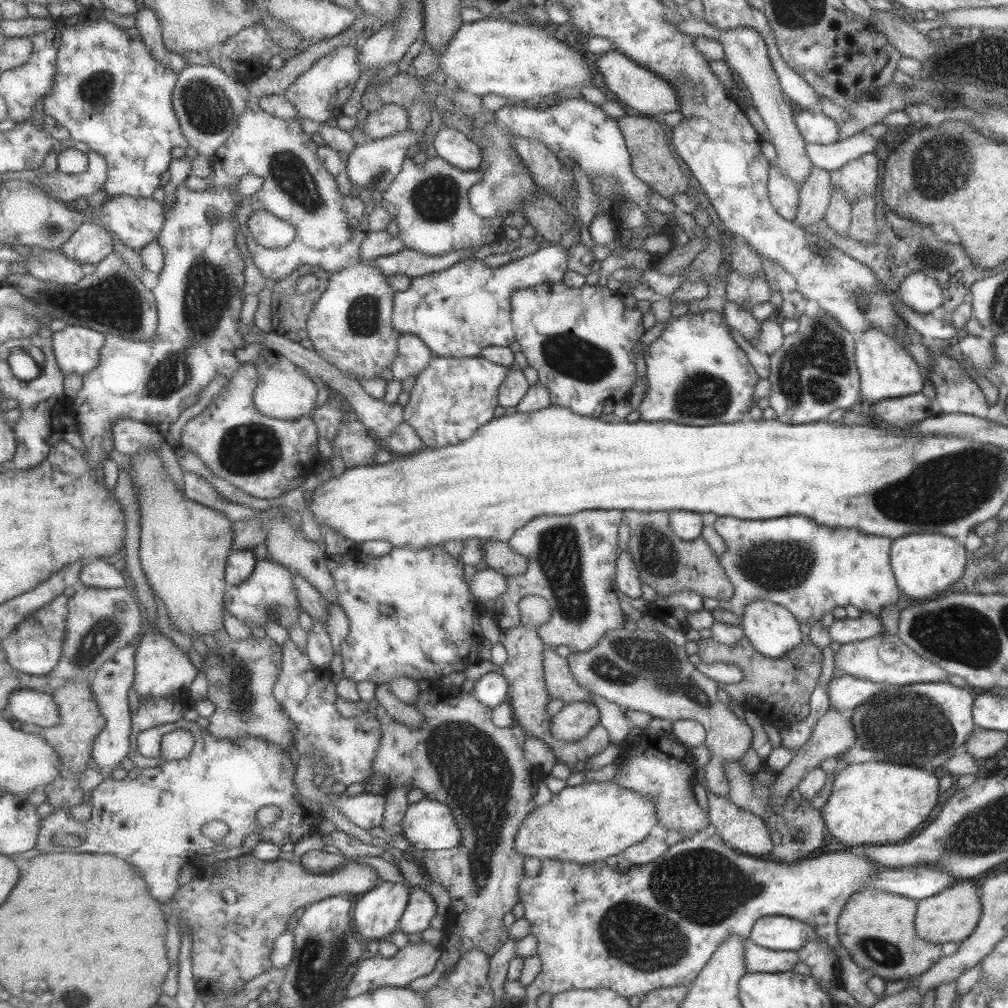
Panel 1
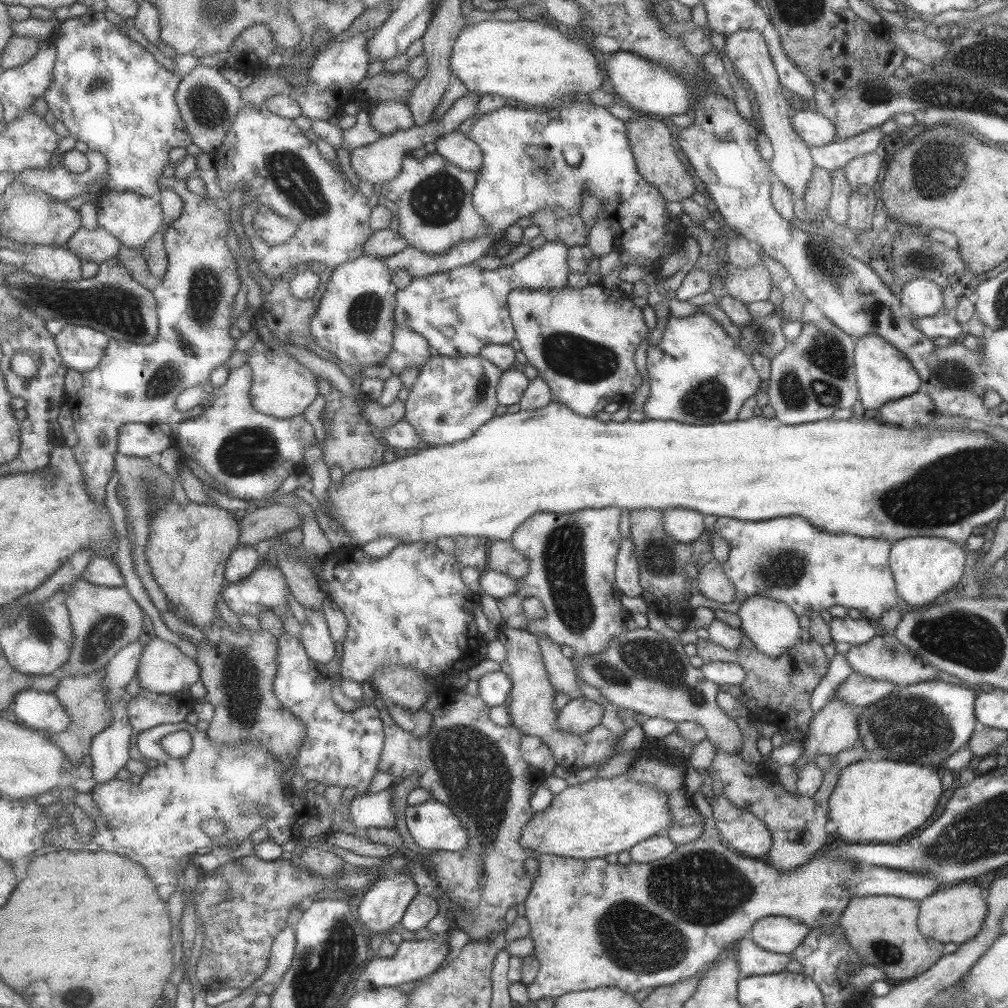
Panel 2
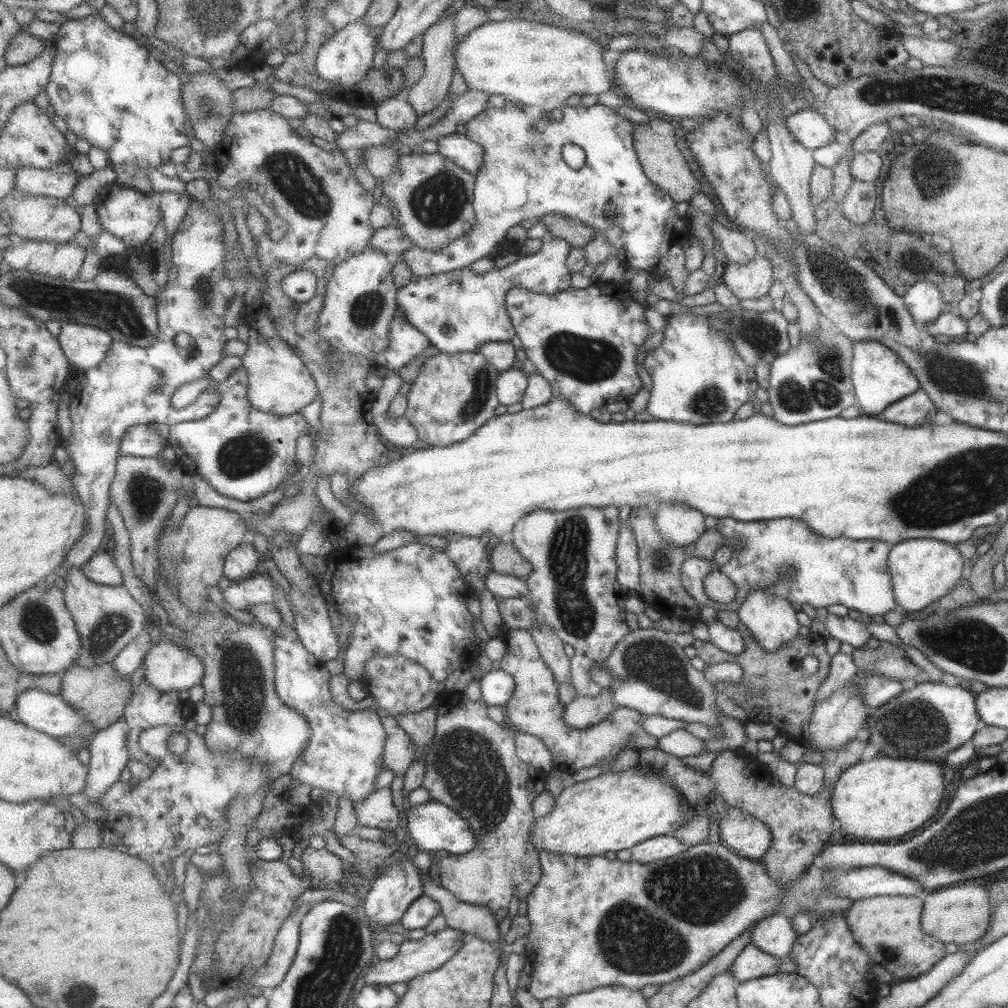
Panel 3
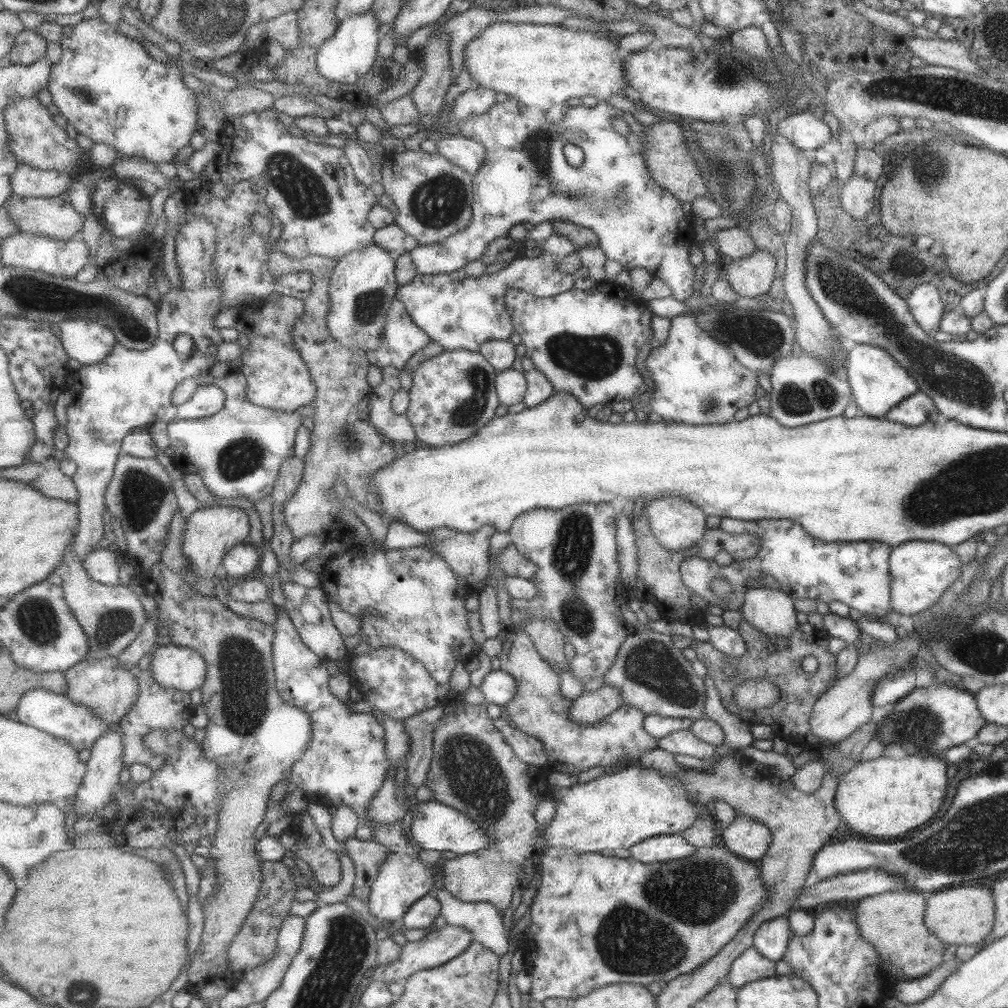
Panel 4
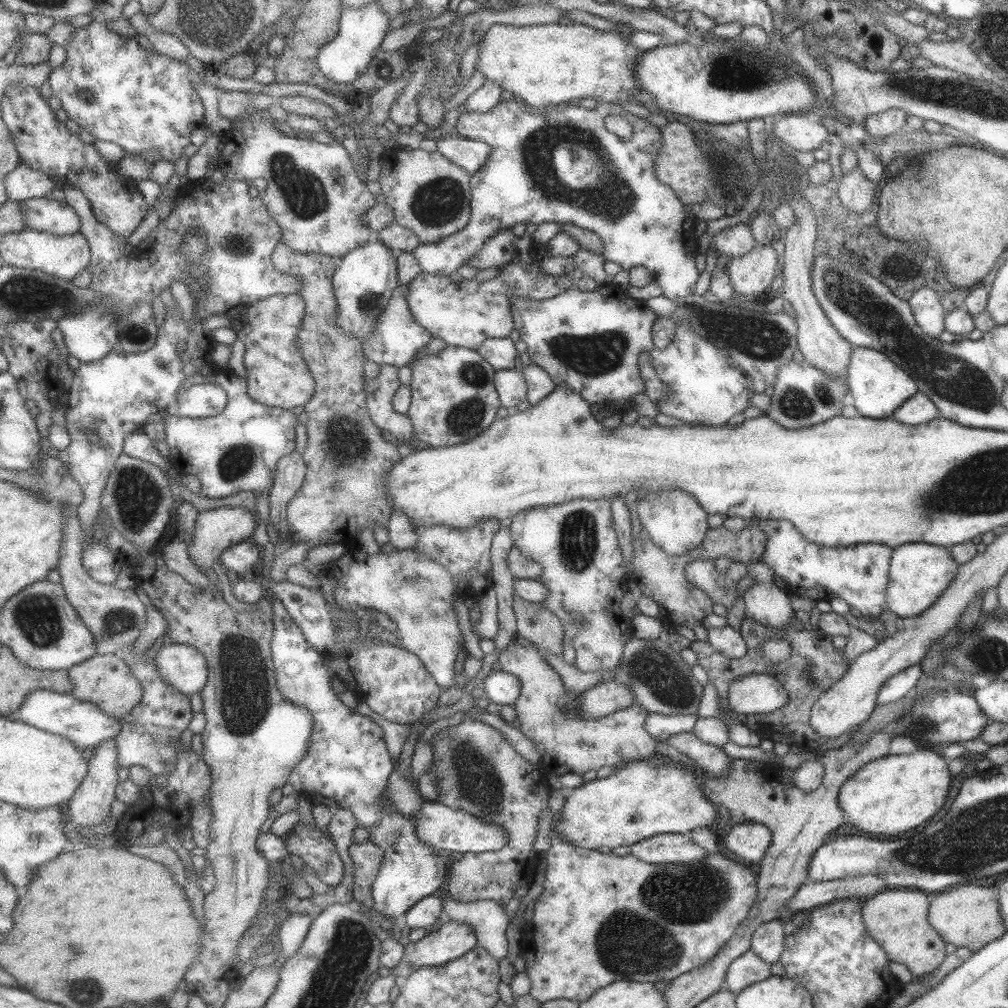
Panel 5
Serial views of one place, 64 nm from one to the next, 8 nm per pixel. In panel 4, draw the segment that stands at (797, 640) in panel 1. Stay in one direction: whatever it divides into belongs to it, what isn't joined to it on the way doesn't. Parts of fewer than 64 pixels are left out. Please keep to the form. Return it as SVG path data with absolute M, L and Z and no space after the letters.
M765 587L748 591L740 608L743 622L763 633L774 646L777 638L787 638L797 628L793 599L779 590Z

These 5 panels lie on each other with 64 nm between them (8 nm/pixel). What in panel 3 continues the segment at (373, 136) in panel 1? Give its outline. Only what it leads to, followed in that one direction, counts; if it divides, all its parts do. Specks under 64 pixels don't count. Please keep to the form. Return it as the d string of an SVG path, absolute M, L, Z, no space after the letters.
M401 98L387 99L376 108L376 123L393 131L406 131L415 125L417 111L411 107L409 100Z

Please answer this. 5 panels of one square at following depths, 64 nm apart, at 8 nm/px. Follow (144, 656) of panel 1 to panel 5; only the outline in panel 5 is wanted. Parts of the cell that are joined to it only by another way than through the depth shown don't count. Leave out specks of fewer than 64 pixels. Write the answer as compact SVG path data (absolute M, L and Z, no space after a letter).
M171 642L158 650L156 658L161 678L164 678L167 684L178 688L185 694L191 696L192 694L201 693L209 682L208 660L195 646Z

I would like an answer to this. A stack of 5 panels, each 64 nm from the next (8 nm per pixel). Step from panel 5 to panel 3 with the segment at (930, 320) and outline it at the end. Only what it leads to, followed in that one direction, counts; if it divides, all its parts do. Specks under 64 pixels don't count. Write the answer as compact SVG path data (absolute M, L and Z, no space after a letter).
M919 280L906 288L902 294L903 304L919 327L929 321L934 321L943 312L941 293L934 282Z

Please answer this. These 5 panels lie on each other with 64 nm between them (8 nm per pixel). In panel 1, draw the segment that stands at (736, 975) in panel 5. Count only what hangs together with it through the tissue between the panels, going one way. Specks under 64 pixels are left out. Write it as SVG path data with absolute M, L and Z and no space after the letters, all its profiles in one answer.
M747 937L744 940L744 961L747 972L779 973L791 971L799 957L797 951L769 950Z

